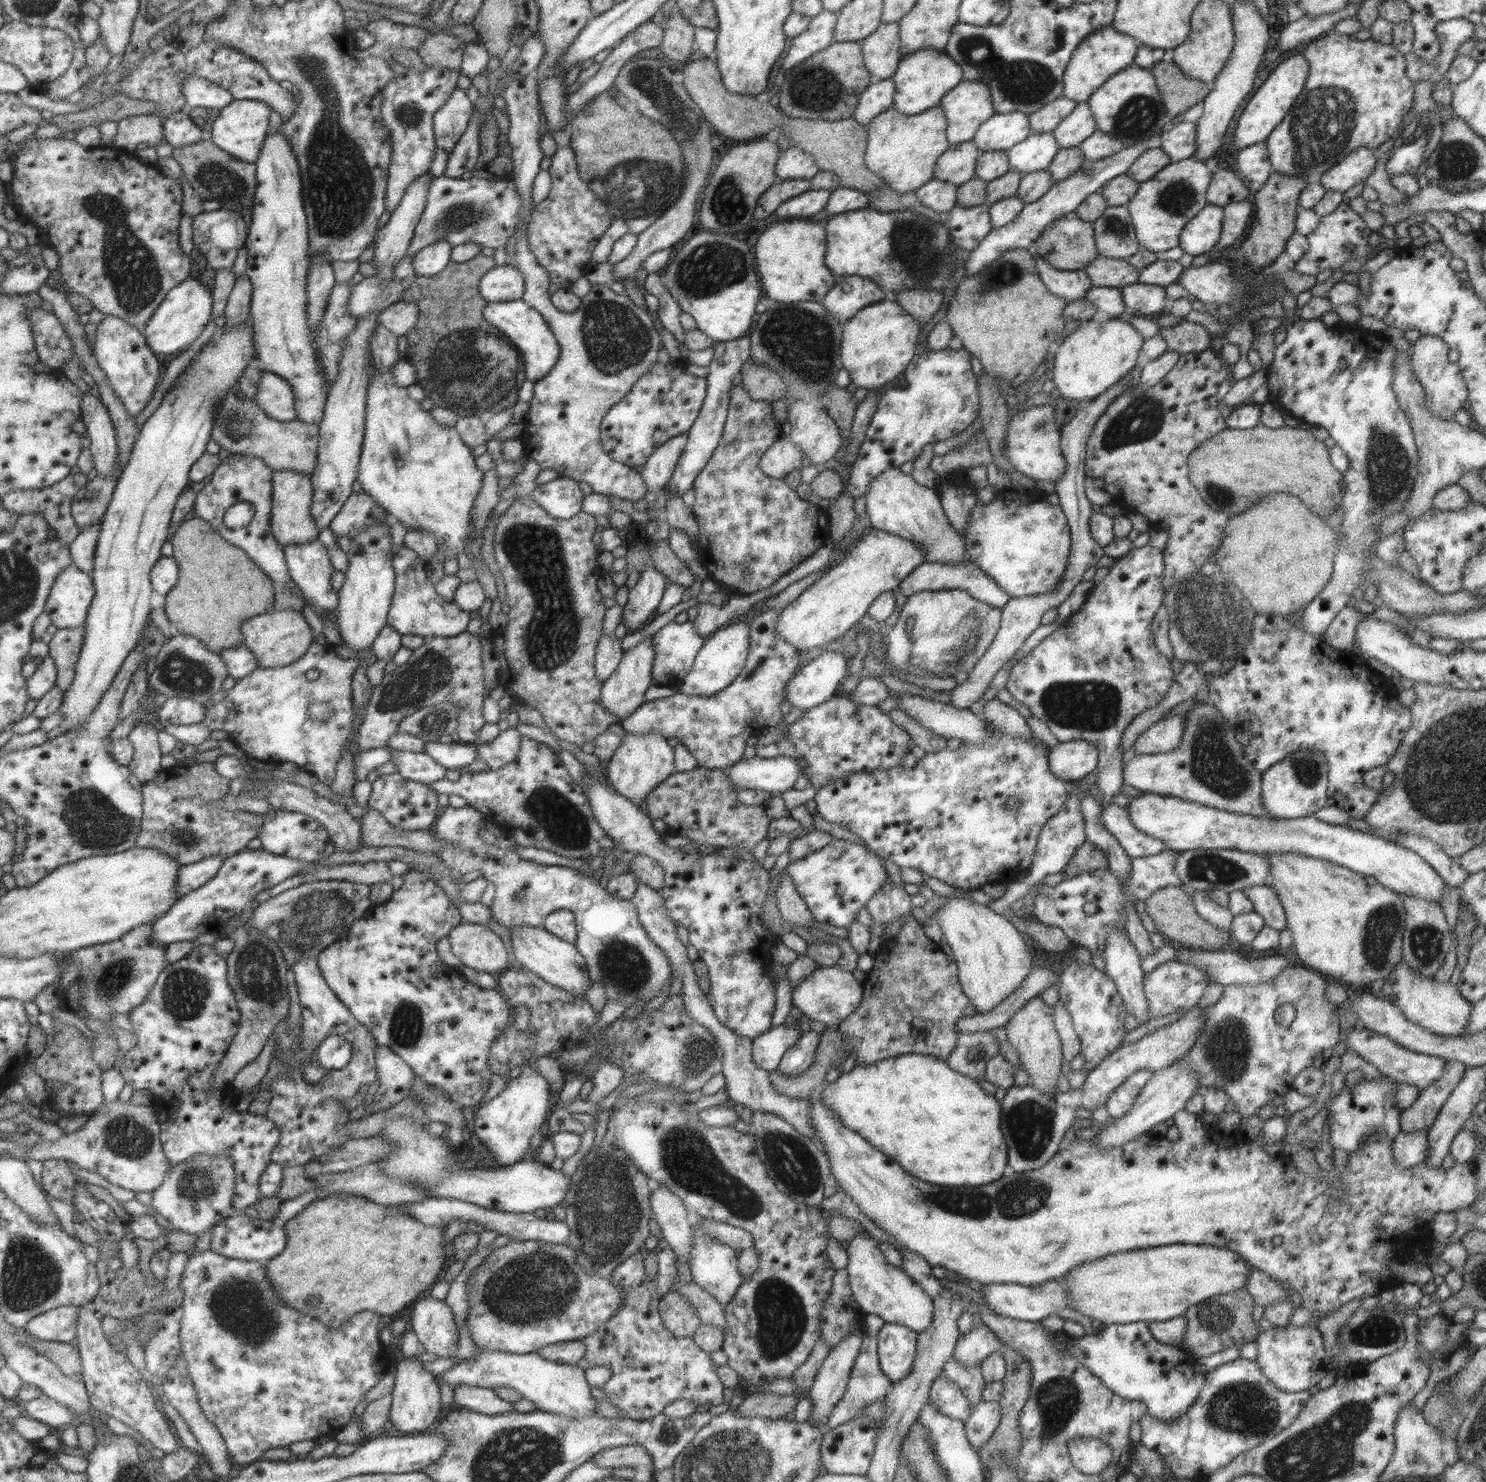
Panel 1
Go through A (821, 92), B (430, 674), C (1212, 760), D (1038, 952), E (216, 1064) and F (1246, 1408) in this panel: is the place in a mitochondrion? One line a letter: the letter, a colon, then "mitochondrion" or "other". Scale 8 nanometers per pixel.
A: mitochondrion
B: mitochondrion
C: mitochondrion
D: other
E: other
F: mitochondrion

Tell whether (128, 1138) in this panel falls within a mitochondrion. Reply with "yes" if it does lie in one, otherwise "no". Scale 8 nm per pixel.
yes

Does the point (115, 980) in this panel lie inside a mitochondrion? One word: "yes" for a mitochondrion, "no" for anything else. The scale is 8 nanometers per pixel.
yes

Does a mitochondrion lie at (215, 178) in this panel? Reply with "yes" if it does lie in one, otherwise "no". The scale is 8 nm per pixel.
yes

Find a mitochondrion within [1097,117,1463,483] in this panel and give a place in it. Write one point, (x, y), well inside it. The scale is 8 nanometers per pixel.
(1141, 419)

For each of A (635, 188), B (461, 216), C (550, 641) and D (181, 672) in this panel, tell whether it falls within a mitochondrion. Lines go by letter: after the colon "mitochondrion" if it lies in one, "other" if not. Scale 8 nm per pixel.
A: mitochondrion
B: mitochondrion
C: mitochondrion
D: mitochondrion

